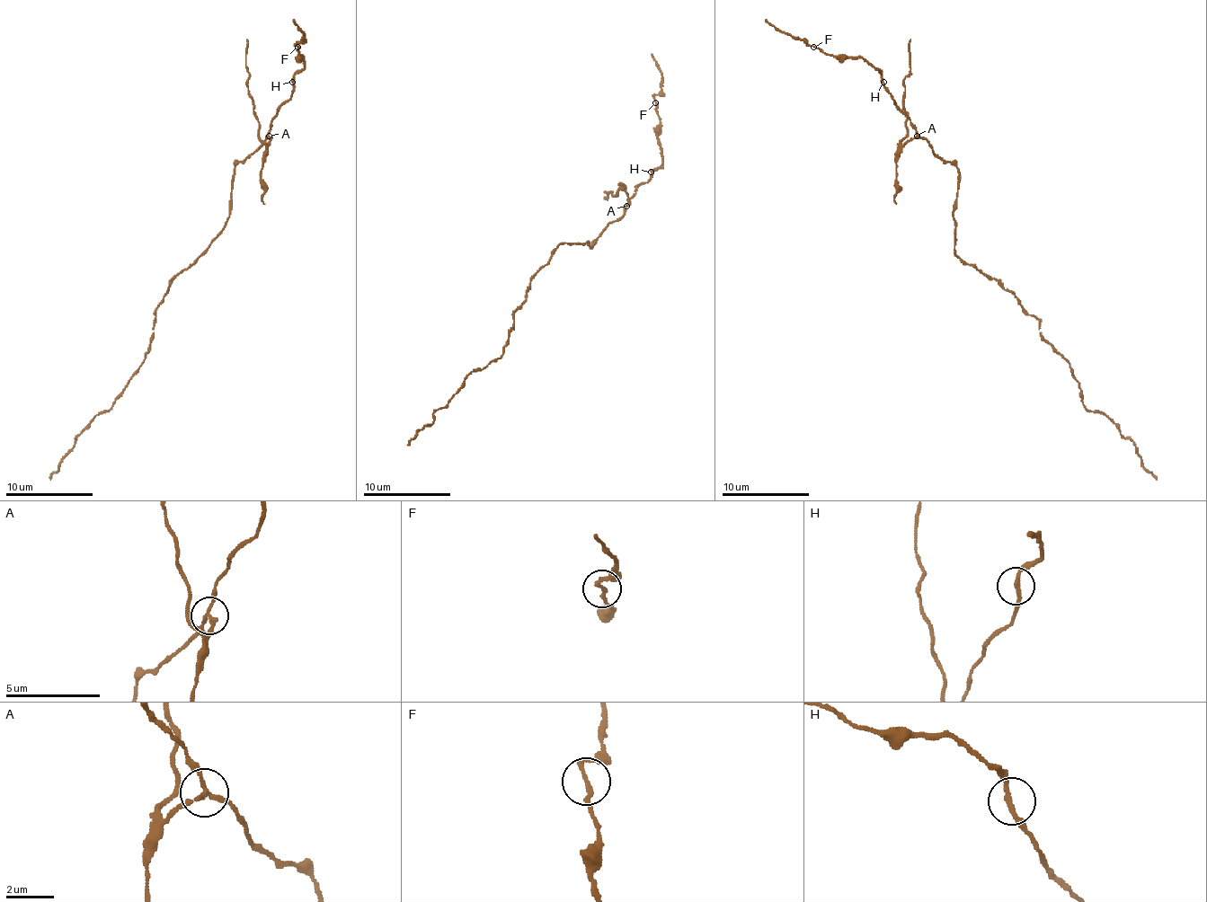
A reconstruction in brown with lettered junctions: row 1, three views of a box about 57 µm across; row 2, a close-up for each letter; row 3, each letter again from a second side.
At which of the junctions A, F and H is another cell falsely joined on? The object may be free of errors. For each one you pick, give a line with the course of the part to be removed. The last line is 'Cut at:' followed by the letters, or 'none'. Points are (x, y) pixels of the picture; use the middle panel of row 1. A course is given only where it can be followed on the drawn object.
A: Course of the part to remove: (626, 205), (626, 191), (619, 190), (617, 196), (611, 191), (607, 194), (607, 198)
Cut at: A

